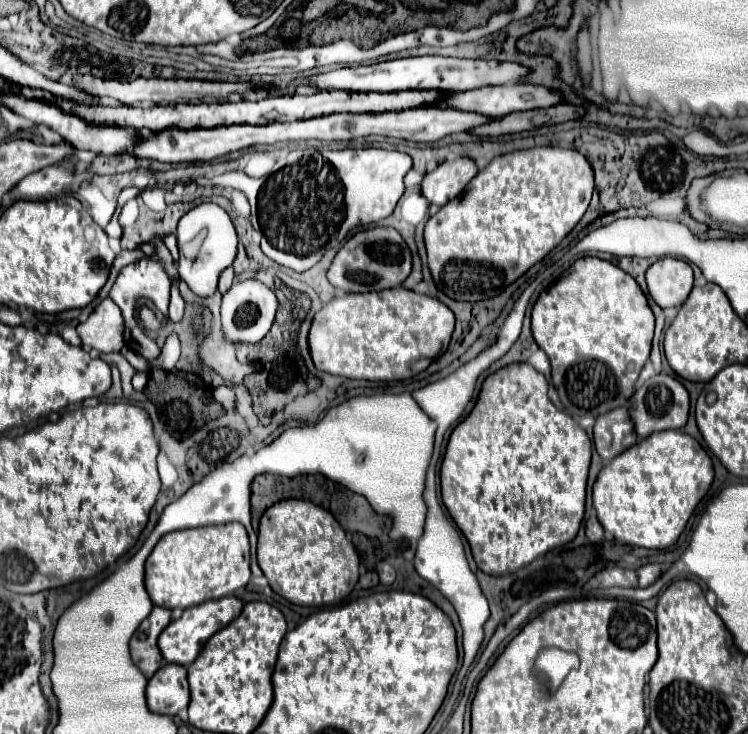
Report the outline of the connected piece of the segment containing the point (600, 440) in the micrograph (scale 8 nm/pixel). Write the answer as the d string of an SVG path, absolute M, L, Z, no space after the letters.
M619 407L597 417L593 427L593 445L605 463L635 443L637 435L627 407Z

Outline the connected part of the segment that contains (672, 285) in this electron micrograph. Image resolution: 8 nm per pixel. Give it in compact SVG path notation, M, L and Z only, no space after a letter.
M657 259L647 269L647 287L659 307L679 307L693 287L693 271L681 259Z

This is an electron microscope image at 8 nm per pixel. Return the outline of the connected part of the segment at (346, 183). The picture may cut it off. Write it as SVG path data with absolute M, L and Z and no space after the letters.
M307 147L307 149L293 149L287 157L279 159L279 161L277 161L277 171L271 173L269 177L253 179L253 177L249 177L249 175L245 175L245 173L241 173L241 171L235 171L235 173L231 173L231 175L233 175L233 187L239 189L239 191L243 191L243 193L247 195L253 213L257 213L259 229L261 229L261 233L263 233L263 237L261 237L261 249L263 249L263 253L265 253L271 261L275 261L275 263L279 263L279 265L283 265L283 267L289 267L289 269L293 269L293 271L307 271L307 269L311 269L311 267L321 259L321 255L325 253L325 247L327 247L329 241L331 241L331 247L337 247L337 245L343 243L345 235L347 235L351 229L359 227L359 225L377 223L377 221L389 217L389 215L393 213L393 209L395 209L399 197L403 195L403 177L405 177L405 173L407 173L409 169L411 169L411 157L409 157L407 153L401 153L401 151L385 151L385 149L373 149L373 147L367 147L367 149L341 149L341 151L317 151L317 149Z

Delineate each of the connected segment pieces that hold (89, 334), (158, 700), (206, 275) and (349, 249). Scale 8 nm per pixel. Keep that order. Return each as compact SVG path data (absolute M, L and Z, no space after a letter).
M109 297L95 307L85 323L77 325L77 333L83 345L97 349L99 353L115 353L125 345L123 317L119 307Z
M163 665L147 683L147 707L159 715L177 715L189 705L187 669Z
M201 203L179 221L177 229L179 243L179 277L189 285L197 297L211 297L217 291L217 279L225 267L229 267L237 253L237 233L225 209L215 203Z
M391 227L363 229L355 233L335 255L327 279L335 289L345 293L365 293L365 291L383 291L391 287L401 287L401 283L411 273L411 253L401 239L401 235Z

